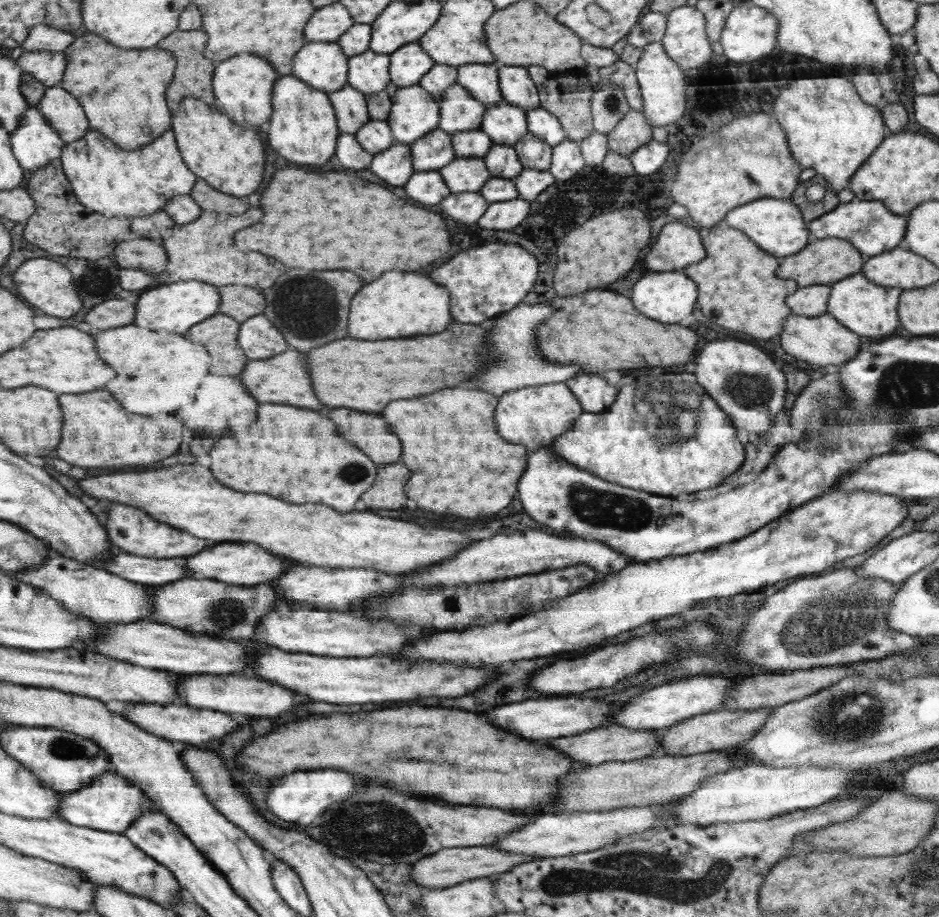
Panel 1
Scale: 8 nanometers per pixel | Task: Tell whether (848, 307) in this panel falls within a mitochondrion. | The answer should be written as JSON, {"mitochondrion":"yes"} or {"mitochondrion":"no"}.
{"mitochondrion":"no"}

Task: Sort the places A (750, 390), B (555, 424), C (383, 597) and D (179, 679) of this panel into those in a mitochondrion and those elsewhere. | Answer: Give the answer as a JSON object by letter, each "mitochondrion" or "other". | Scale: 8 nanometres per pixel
{"A":"mitochondrion","B":"other","C":"other","D":"other"}

